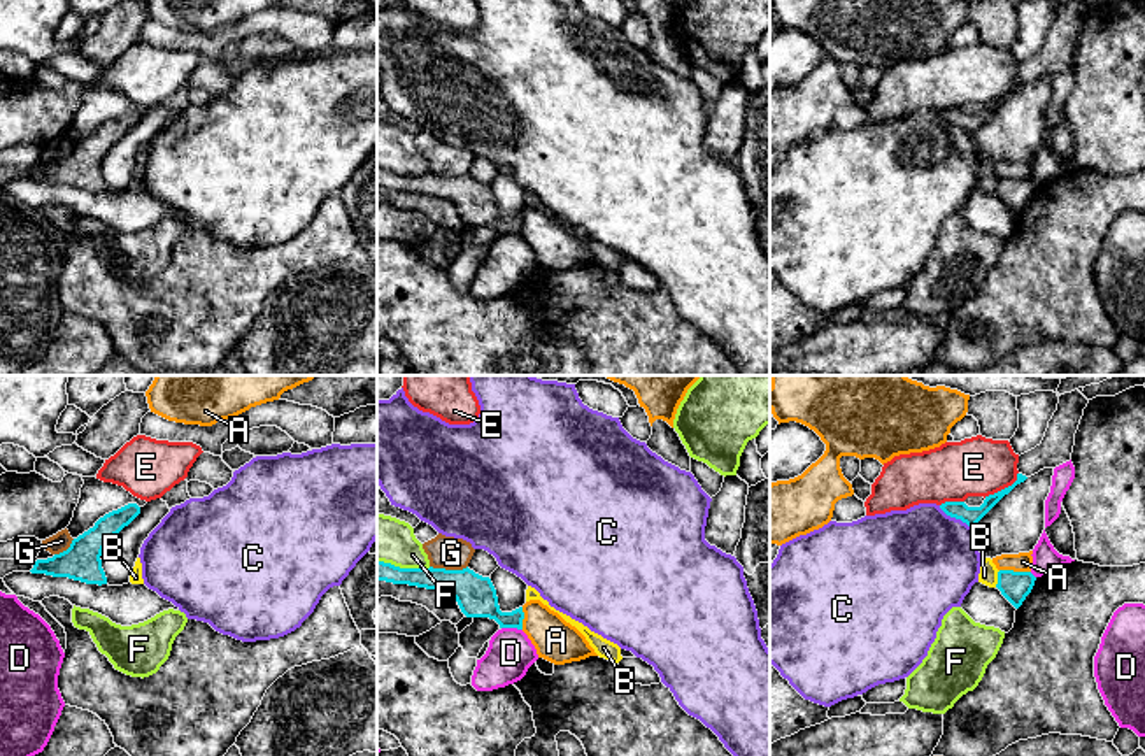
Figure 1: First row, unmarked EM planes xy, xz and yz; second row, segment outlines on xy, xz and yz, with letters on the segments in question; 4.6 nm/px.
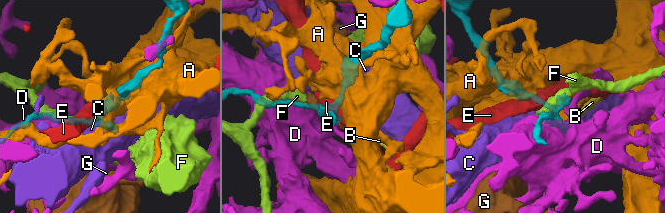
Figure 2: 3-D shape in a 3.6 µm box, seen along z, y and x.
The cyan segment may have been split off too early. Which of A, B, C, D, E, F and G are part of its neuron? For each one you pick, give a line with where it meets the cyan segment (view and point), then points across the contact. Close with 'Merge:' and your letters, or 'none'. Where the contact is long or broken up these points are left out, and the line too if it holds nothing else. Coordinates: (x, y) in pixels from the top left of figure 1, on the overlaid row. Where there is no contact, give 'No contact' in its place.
Merge: none

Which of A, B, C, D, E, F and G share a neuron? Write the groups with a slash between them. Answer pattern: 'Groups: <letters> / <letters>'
Groups: A / B E / C / D / F / G

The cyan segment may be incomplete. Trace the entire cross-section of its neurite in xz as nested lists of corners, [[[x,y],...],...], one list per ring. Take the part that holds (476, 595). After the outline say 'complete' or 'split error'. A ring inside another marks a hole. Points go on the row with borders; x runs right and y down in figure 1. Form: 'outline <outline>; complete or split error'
outline [[[377,561],[377,581],[445,591],[456,598],[466,617],[489,617],[494,619],[500,628],[523,630],[523,607],[512,612],[501,612],[491,579],[475,574],[468,567],[463,570],[433,567],[400,568],[391,563]]]; complete

